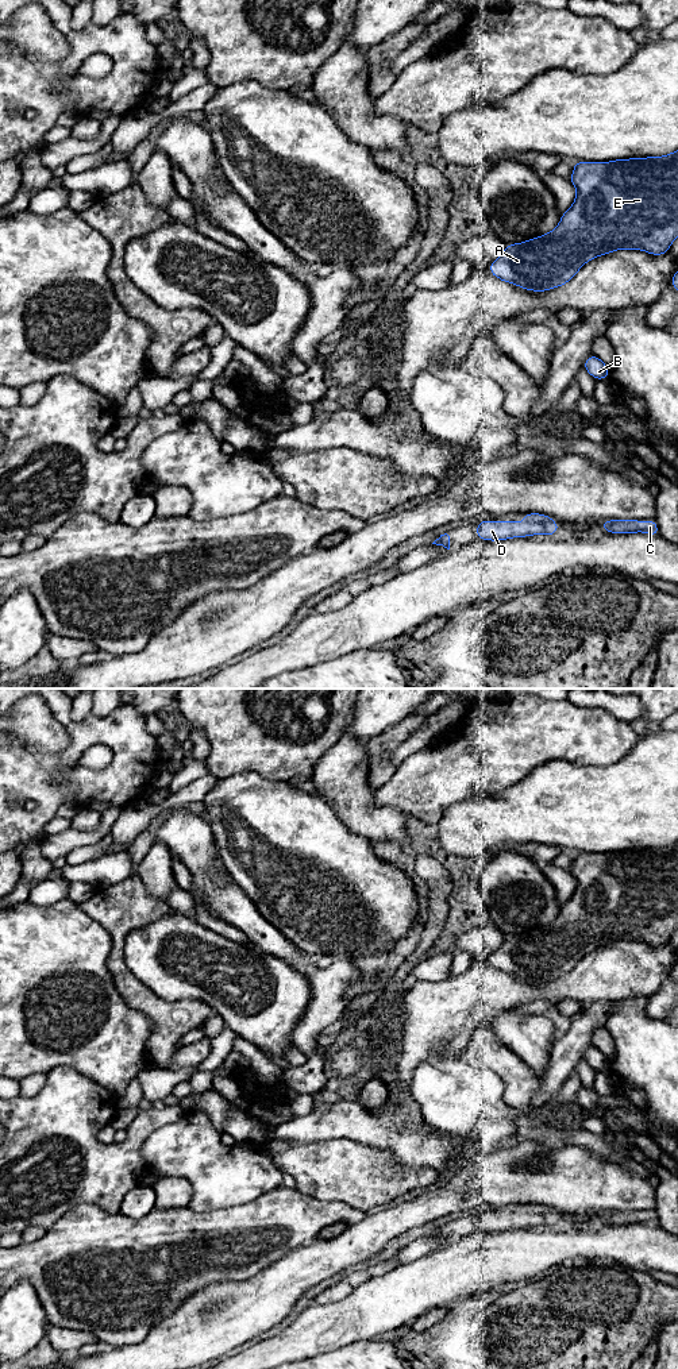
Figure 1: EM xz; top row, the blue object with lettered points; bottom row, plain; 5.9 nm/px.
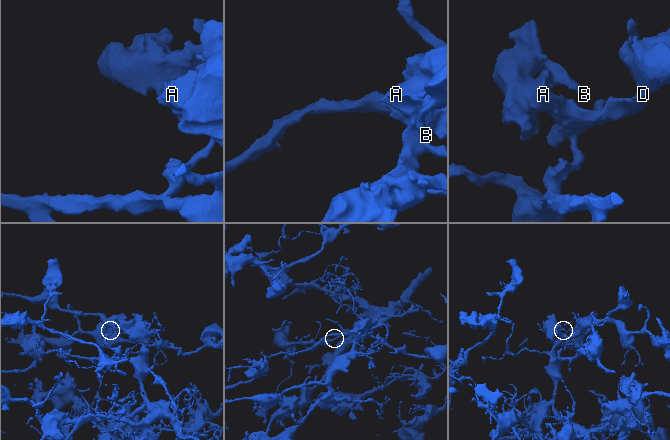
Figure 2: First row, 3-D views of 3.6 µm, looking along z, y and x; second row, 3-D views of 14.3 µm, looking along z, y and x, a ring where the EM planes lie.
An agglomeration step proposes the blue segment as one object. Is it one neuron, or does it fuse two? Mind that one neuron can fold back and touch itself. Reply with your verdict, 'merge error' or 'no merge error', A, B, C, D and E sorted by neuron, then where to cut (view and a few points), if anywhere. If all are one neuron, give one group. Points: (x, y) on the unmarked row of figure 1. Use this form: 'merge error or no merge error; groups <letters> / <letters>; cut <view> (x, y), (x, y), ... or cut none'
no merge error; groups A B C D E; cut none

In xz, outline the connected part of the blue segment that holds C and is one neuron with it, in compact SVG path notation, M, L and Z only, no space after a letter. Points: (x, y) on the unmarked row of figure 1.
M609 1211L601 1212L601 1219L608 1225L637 1225L644 1223L651 1227L659 1226L658 1215L654 1211Z

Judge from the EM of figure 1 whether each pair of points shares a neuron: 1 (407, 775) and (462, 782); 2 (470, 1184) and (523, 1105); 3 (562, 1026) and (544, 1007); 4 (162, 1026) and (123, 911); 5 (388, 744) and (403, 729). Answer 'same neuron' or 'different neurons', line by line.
1: same neuron
2: different neurons
3: same neuron
4: same neuron
5: same neuron

